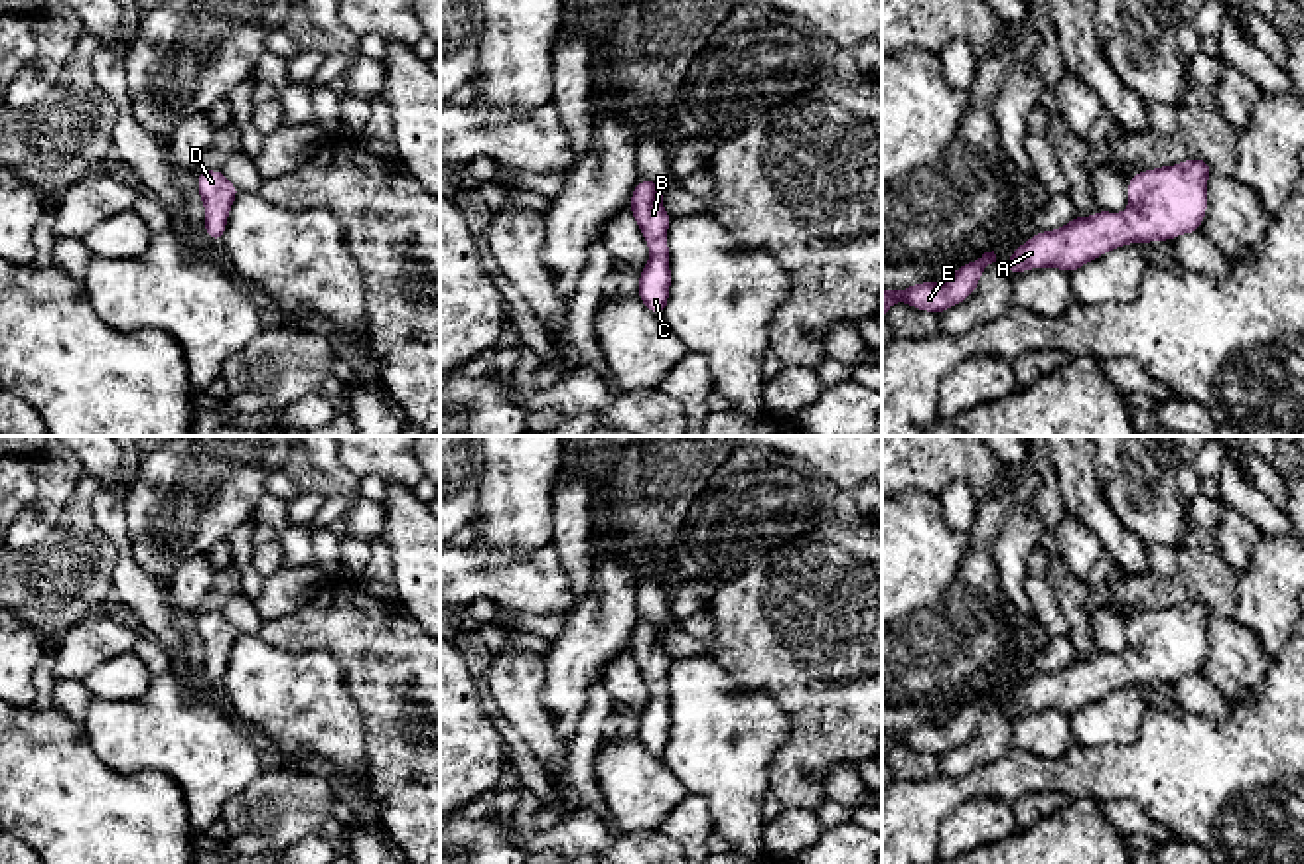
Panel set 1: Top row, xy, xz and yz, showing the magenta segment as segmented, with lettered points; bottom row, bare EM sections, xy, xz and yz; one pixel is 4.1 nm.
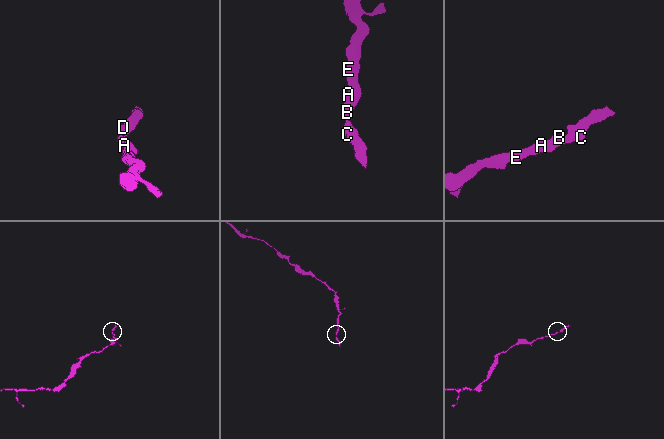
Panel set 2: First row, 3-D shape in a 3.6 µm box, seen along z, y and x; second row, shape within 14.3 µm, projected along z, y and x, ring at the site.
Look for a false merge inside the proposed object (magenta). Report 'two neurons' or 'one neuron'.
one neuron

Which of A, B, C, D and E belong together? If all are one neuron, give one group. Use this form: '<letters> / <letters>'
A B C D E

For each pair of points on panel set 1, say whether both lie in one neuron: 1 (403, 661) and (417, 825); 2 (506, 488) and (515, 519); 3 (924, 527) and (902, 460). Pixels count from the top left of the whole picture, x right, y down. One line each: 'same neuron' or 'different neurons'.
1: same neuron
2: same neuron
3: different neurons

